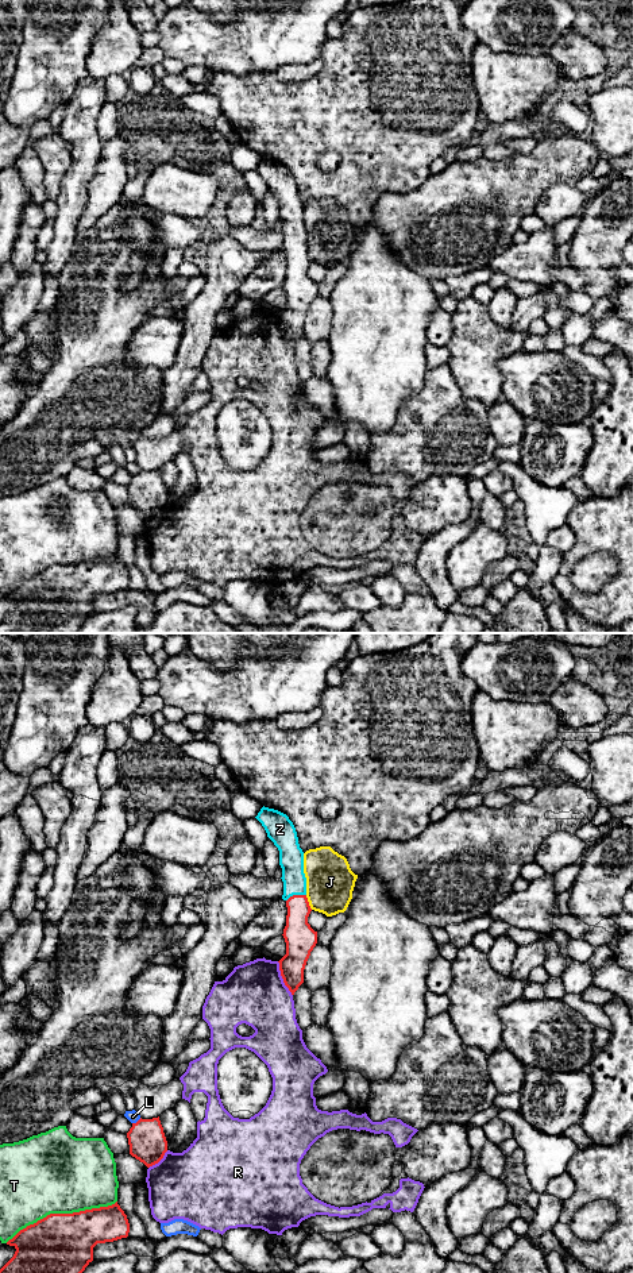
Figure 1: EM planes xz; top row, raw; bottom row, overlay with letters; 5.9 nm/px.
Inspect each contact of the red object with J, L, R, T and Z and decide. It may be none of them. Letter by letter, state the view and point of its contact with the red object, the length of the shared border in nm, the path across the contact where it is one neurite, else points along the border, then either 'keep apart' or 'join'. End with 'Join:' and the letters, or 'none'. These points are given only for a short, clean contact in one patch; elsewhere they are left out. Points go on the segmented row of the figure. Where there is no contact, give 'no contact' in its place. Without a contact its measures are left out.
J: xz (308, 902) | 100 nm | keep apart
L: xz (138, 1121) | 70 nm | keep apart
R: xz (282, 978) | 220 nm | keep apart
T: xz (61, 1214) | 700 nm | keep apart
Z: xz (296, 895) | 130 nm | across xz (300, 937), (297, 933), (296, 895), (290, 855) | join
Join: Z

